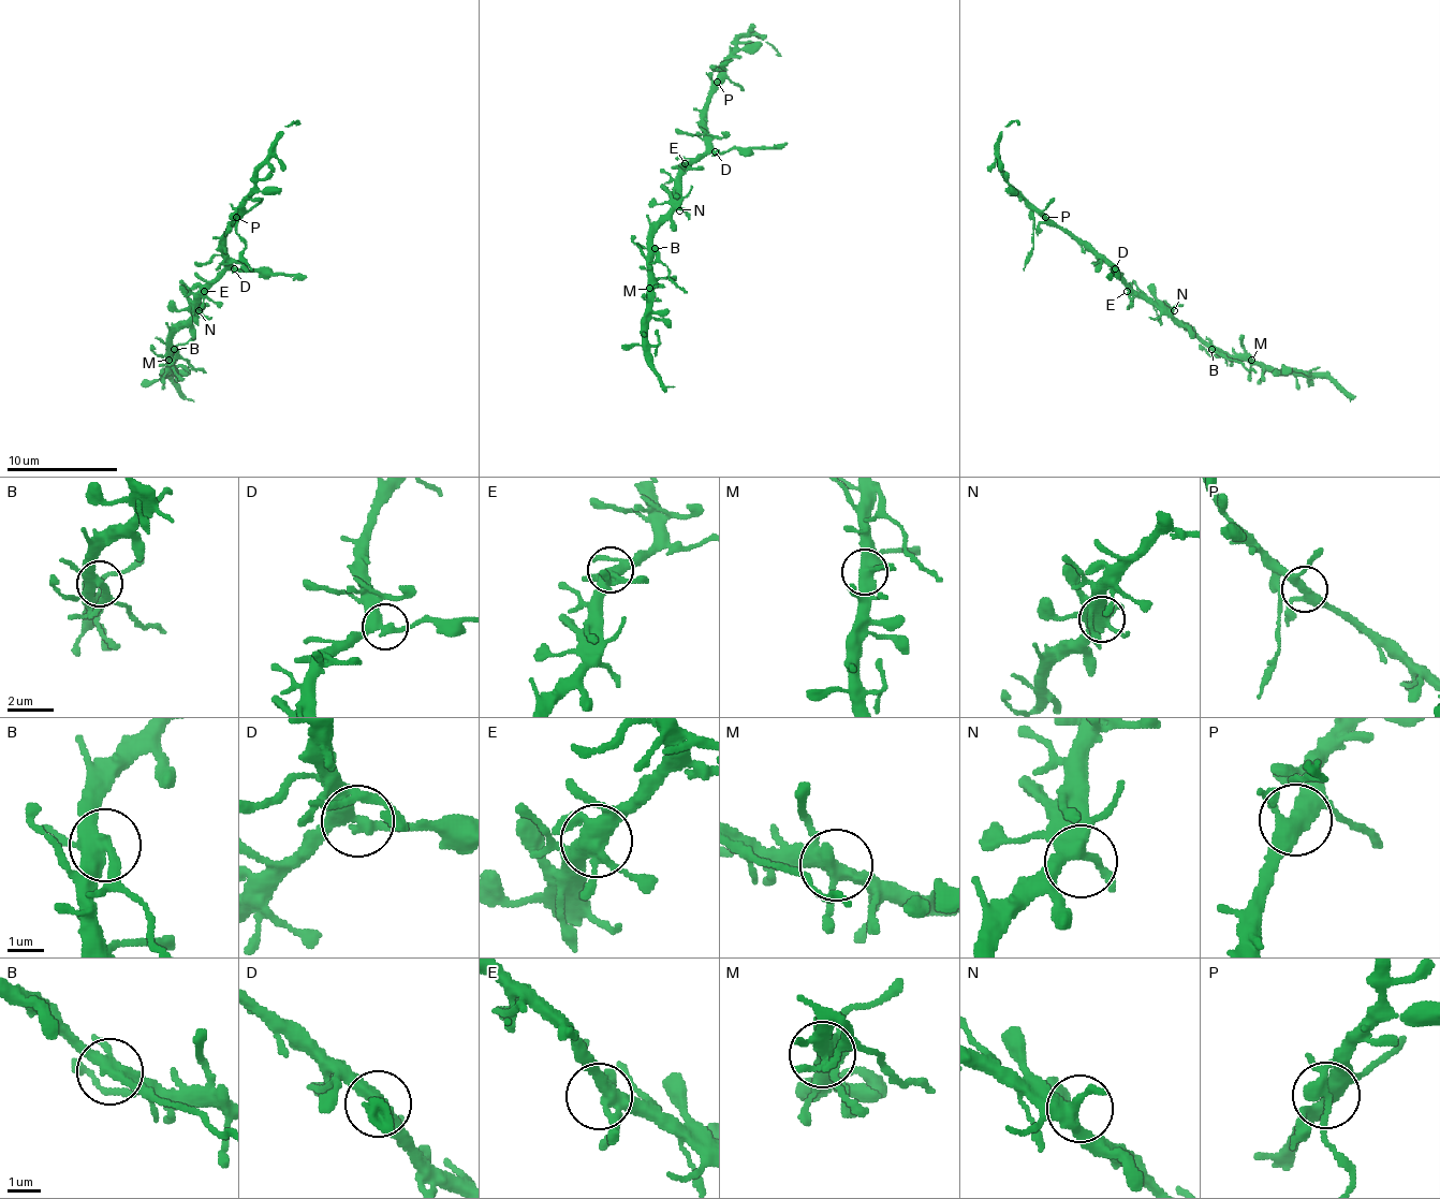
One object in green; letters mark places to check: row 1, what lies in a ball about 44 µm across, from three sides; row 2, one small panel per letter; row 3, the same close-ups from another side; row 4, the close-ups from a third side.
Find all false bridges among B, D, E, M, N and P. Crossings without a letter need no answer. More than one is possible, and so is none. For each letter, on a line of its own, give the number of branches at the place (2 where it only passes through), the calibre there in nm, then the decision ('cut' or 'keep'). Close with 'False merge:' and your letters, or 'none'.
B: 4 | 380 nm | cut
D: 3 | 320 nm | cut
E: 5 | 400 nm | keep
M: 4 | 420 nm | keep
N: 4 | 360 nm | keep
P: 4 | 380 nm | keep
False merge: B, D

